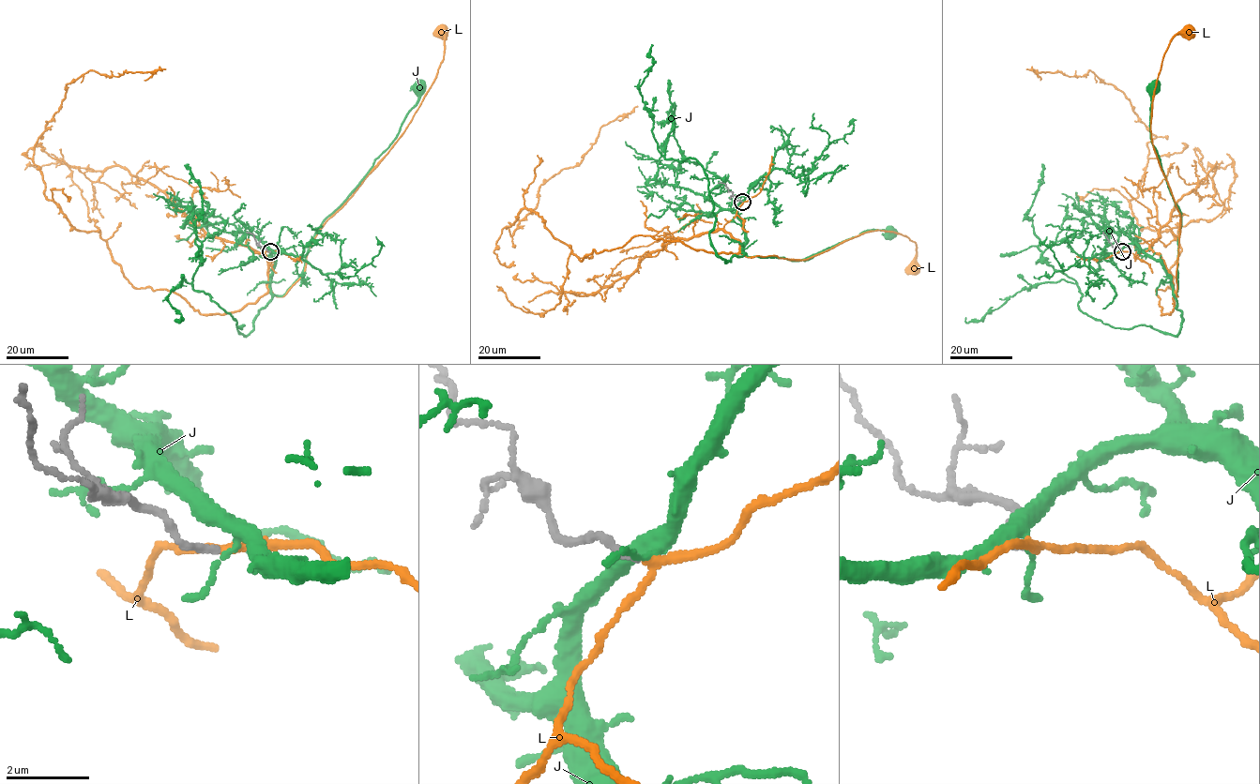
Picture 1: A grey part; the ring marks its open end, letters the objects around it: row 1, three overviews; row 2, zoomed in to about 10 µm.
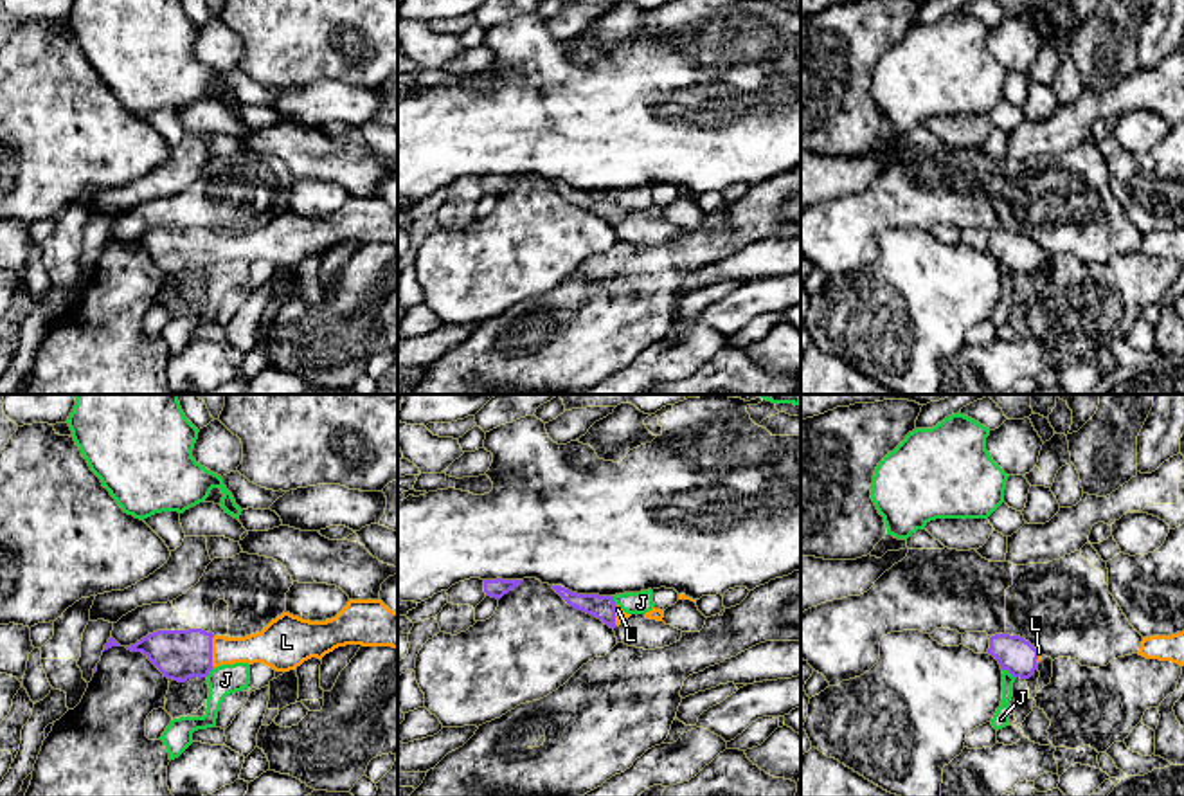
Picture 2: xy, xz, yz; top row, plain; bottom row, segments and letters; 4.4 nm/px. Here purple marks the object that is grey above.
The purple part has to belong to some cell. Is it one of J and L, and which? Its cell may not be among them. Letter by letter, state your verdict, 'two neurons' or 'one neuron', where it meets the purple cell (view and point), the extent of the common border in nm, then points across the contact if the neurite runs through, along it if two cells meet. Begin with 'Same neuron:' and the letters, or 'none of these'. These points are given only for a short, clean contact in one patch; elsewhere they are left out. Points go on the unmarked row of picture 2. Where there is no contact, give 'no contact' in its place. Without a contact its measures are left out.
Same neuron: L
J: two neurons; contact yz (1010, 269); length 80 nm; border yz (1003, 265), (1015, 274)
L: one neuron; contact xy (211, 249); length 140 nm

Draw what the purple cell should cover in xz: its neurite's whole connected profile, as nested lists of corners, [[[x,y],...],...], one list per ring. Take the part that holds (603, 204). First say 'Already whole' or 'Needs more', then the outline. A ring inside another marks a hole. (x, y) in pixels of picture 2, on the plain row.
Needs more. [[[552,182],[552,185],[574,205],[583,207],[590,213],[596,213],[610,225],[619,223],[632,211],[624,209],[615,198],[614,193],[599,191],[578,191],[561,182]]]

